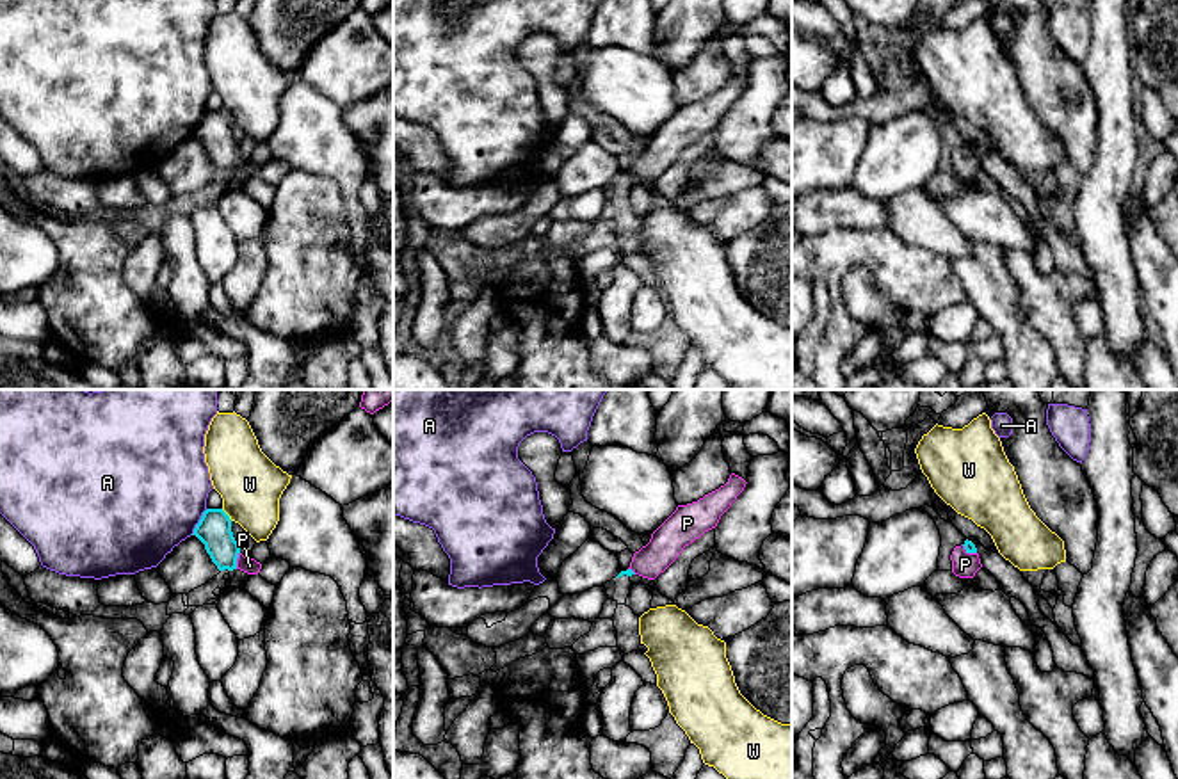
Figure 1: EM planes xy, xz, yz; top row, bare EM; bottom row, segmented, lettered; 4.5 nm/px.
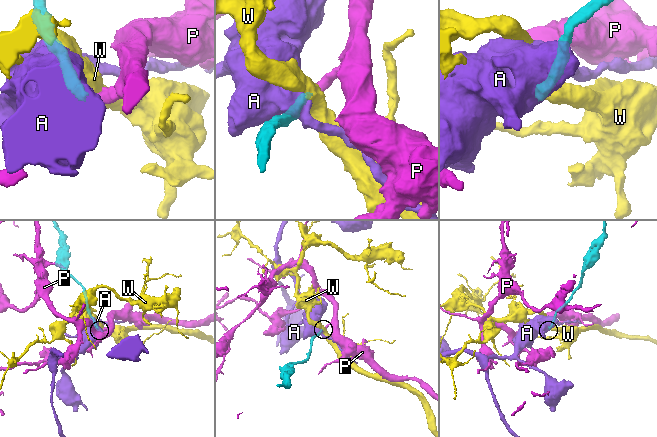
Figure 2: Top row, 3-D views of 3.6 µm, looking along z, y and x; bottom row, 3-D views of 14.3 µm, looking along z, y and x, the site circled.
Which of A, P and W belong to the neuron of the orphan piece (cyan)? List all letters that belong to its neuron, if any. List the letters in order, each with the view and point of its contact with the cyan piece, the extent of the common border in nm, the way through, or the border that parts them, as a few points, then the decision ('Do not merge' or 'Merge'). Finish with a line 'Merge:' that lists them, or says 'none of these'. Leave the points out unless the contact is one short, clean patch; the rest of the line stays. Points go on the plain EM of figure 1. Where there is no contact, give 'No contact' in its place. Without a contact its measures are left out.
A: Touches cyan at xy (200, 123). Shared border 140 nm. Do not merge
P: Touches cyan at xy (235, 162). Shared border 80 nm. Path across: xy (214, 132), (221, 148), (235, 162), (250, 168). Merge
W: Touches cyan at xy (226, 116). Shared border 80 nm. Boundary: xy (221, 111), (232, 121). Do not merge
Merge: P

